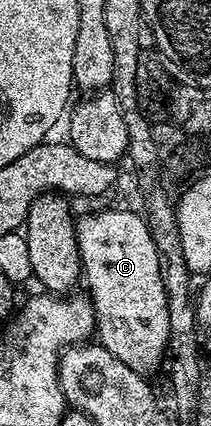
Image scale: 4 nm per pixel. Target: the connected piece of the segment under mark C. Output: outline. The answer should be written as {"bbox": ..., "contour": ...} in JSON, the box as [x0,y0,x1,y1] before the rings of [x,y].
{"bbox":[76,208,169,374],"contour":[[[109,208],[106,212],[93,212],[76,221],[77,245],[81,255],[83,280],[89,289],[88,295],[93,302],[93,313],[97,319],[96,339],[119,362],[131,366],[131,370],[150,374],[162,366],[169,346],[168,298],[160,278],[159,254],[155,241],[148,228],[148,222],[140,211],[128,212],[125,208]]]}

